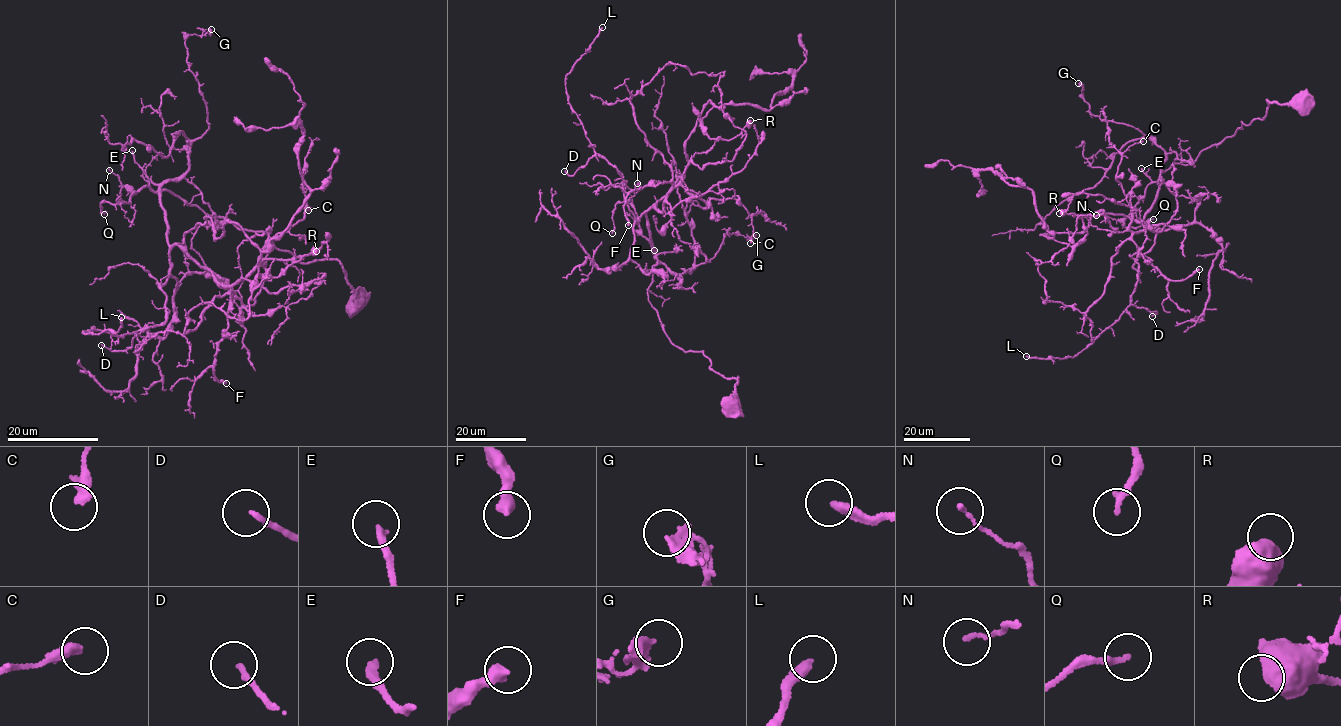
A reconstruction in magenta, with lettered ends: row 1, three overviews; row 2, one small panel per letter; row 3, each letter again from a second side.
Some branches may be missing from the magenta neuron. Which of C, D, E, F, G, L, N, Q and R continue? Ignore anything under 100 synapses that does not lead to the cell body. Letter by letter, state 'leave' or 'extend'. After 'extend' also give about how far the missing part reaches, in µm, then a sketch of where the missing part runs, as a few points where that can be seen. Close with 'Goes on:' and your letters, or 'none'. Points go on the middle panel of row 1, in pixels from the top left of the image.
C: leave
D: leave
E: leave
F: leave
G: leave
L: leave
N: leave
Q: leave
R: leave
Goes on: none

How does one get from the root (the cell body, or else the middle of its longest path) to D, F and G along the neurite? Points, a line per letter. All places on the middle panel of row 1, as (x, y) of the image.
D: (731, 406), (738, 378), (672, 344), (649, 301), (657, 260), (626, 181), (596, 154), (564, 171)
F: (731, 406), (738, 378), (672, 344), (649, 301), (645, 213), (663, 211), (669, 181), (629, 192), (628, 225)
G: (731, 406), (738, 378), (672, 344), (647, 288), (657, 262), (684, 273), (713, 257), (727, 230), (756, 235)

